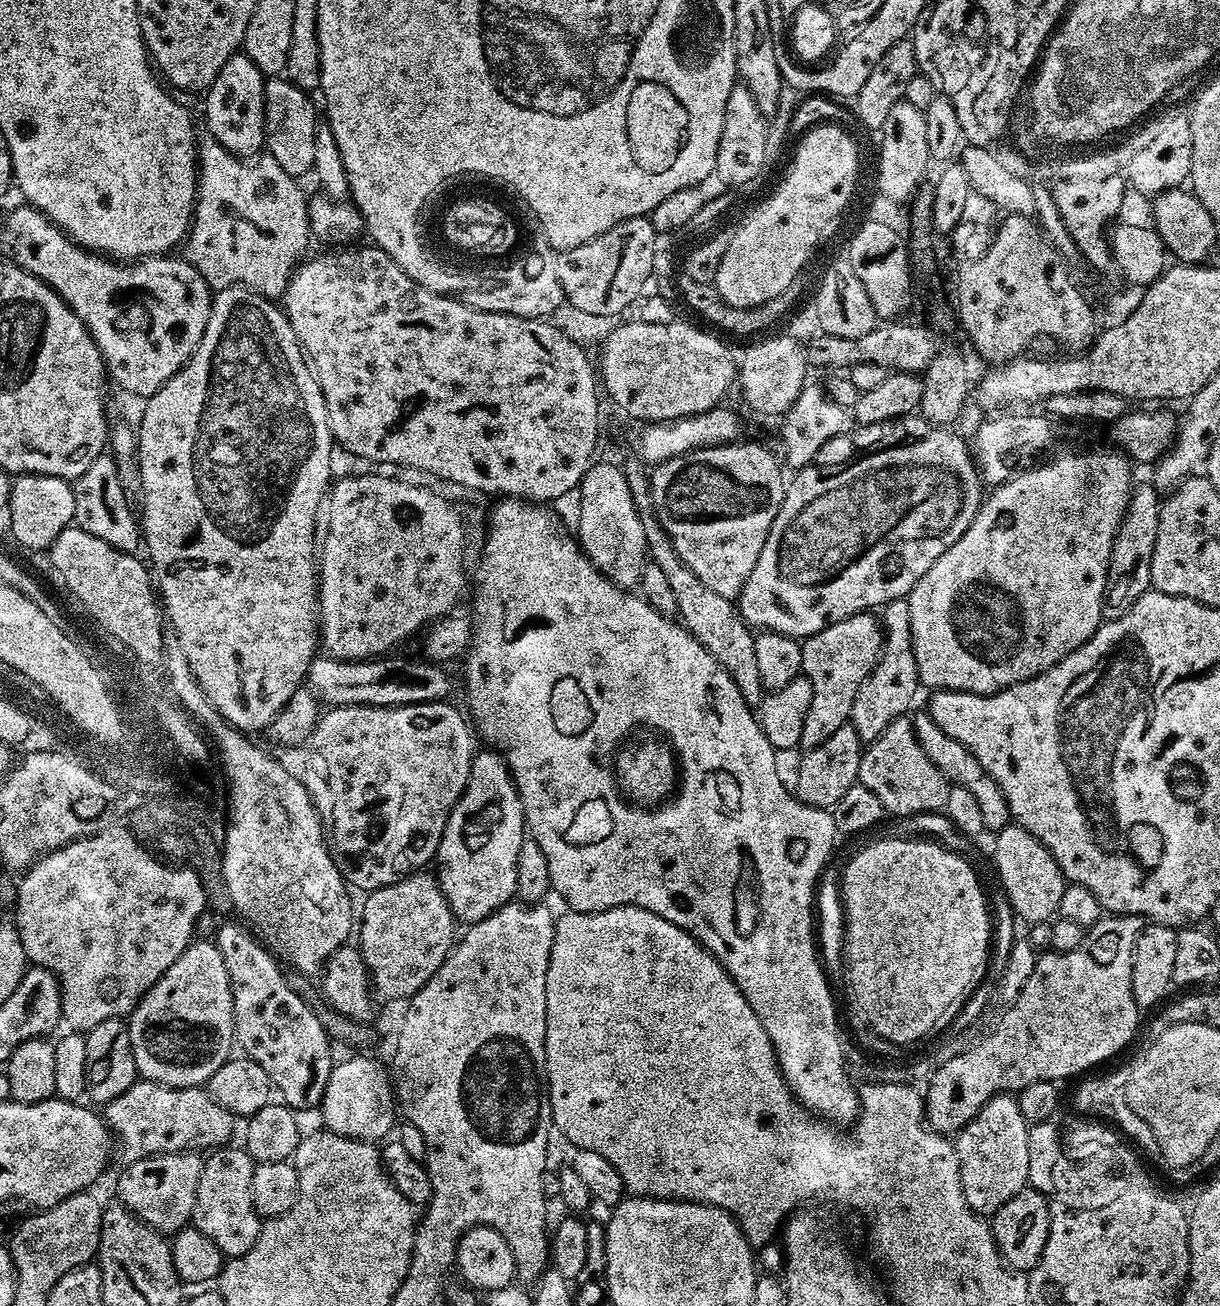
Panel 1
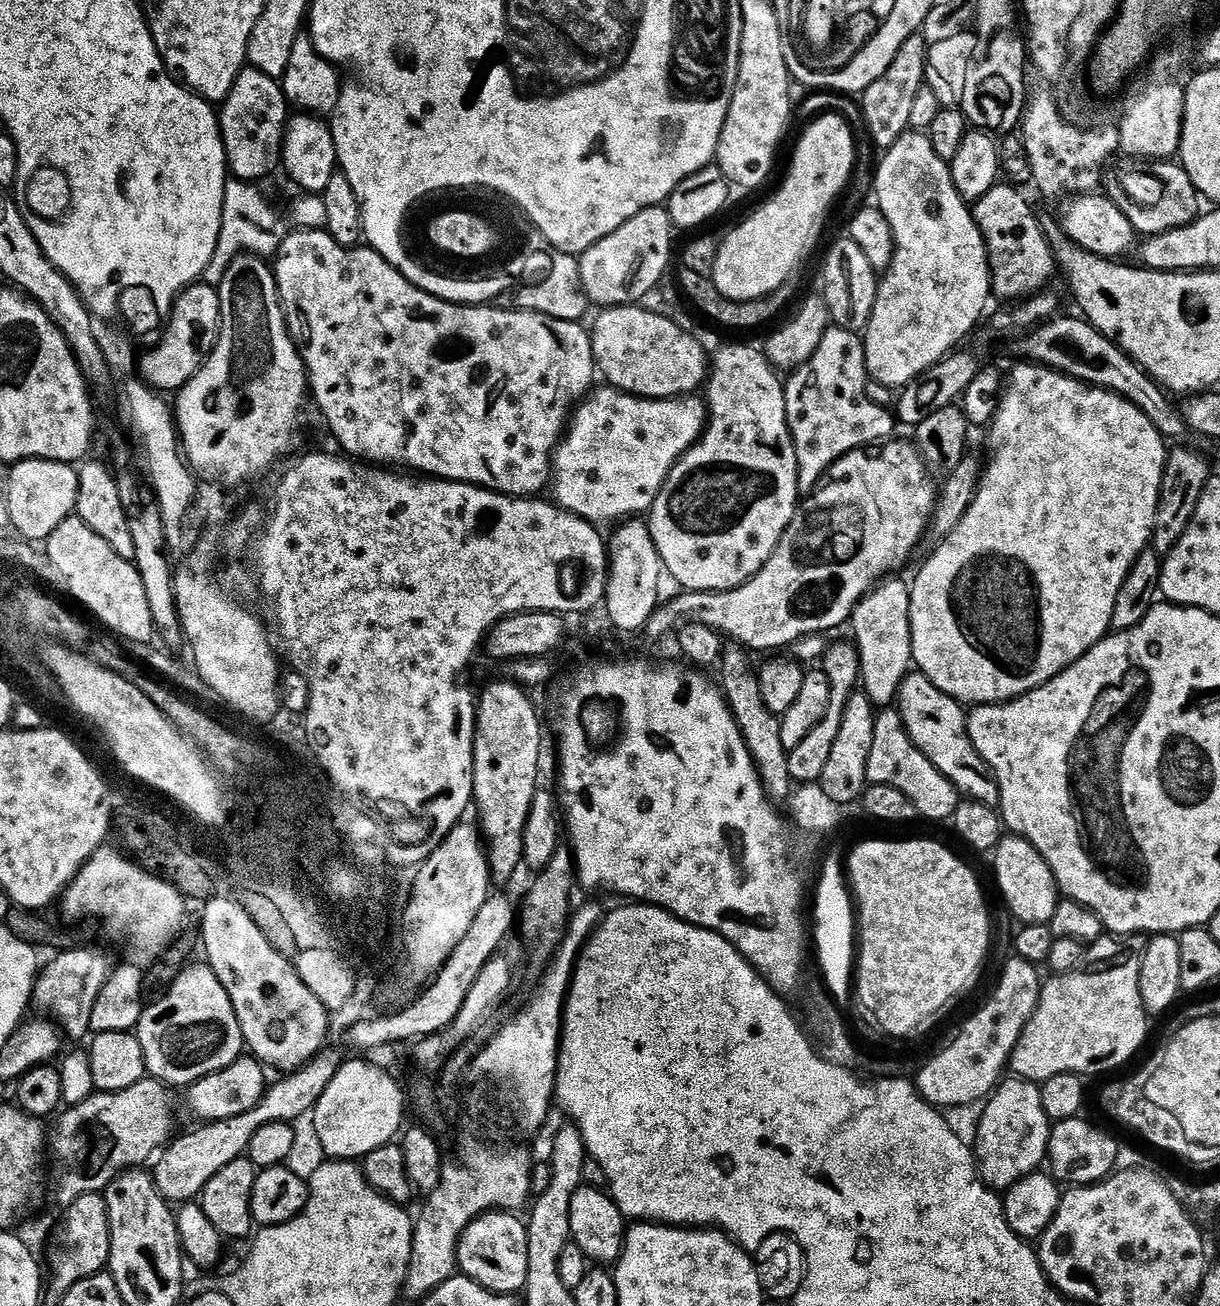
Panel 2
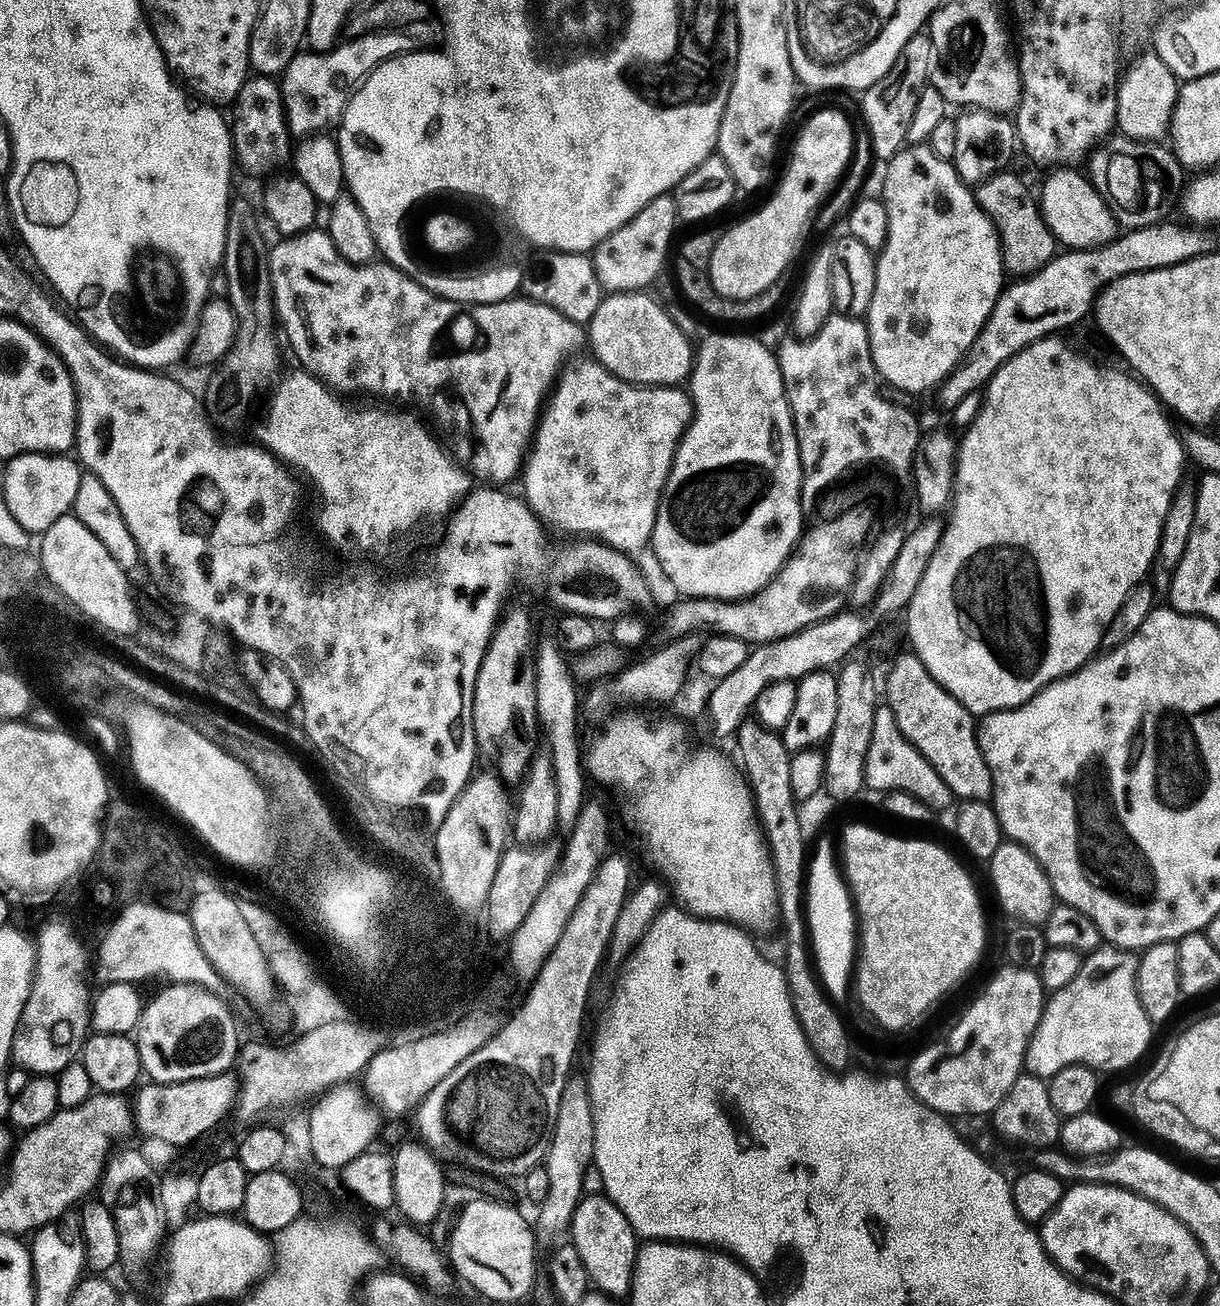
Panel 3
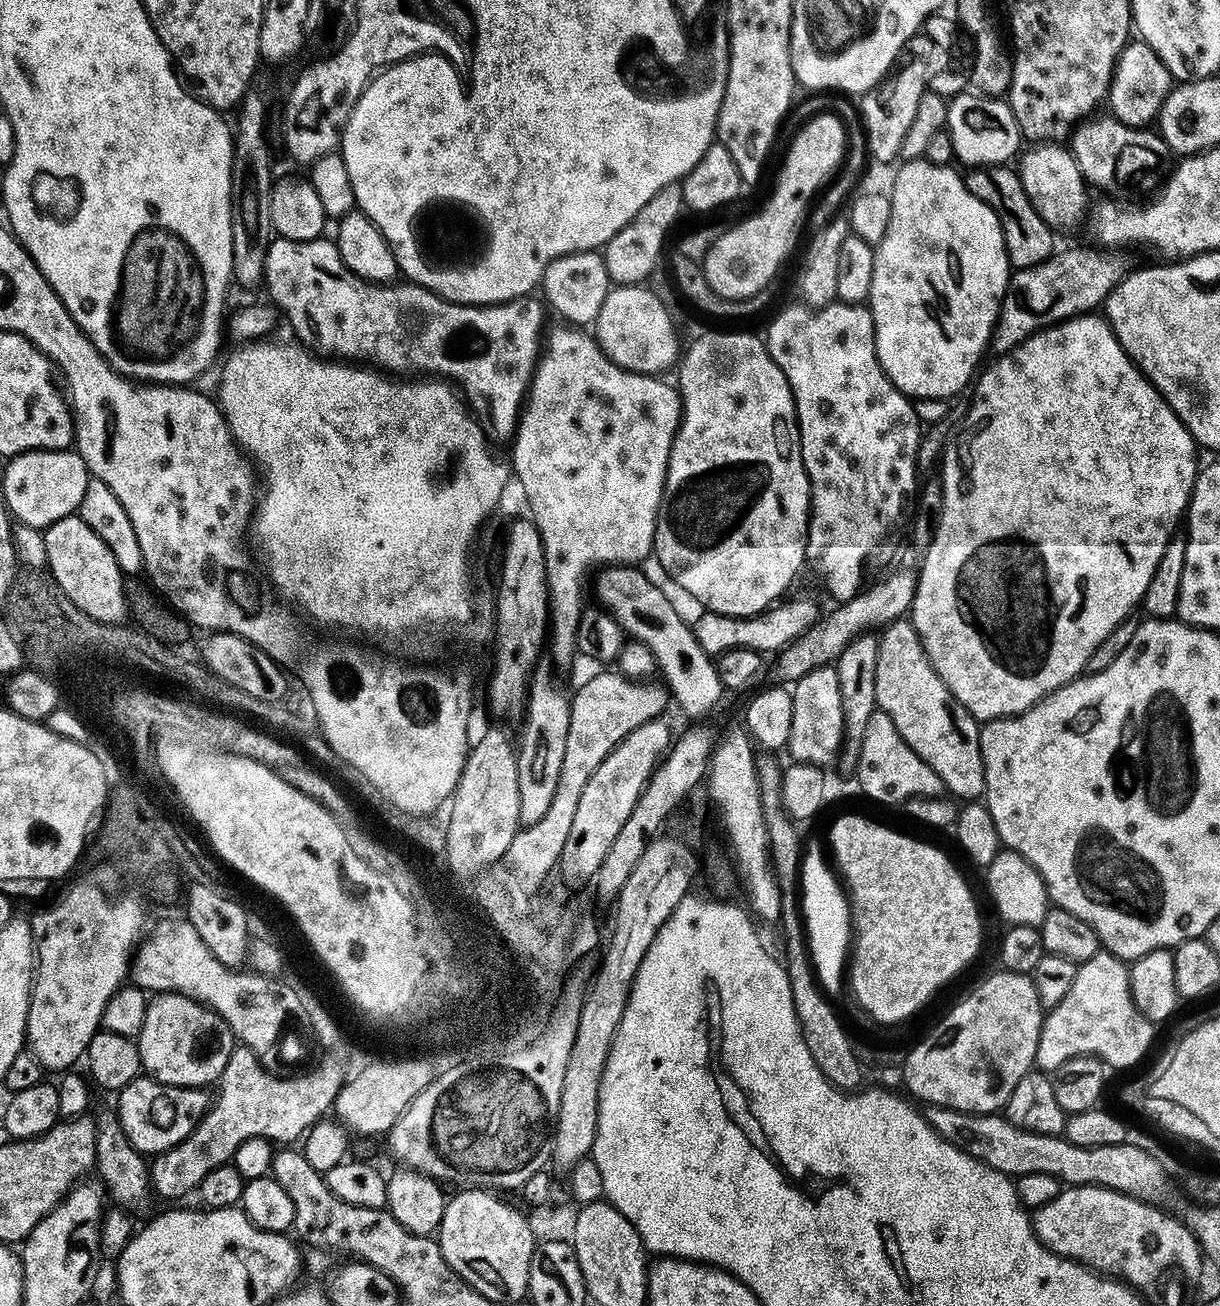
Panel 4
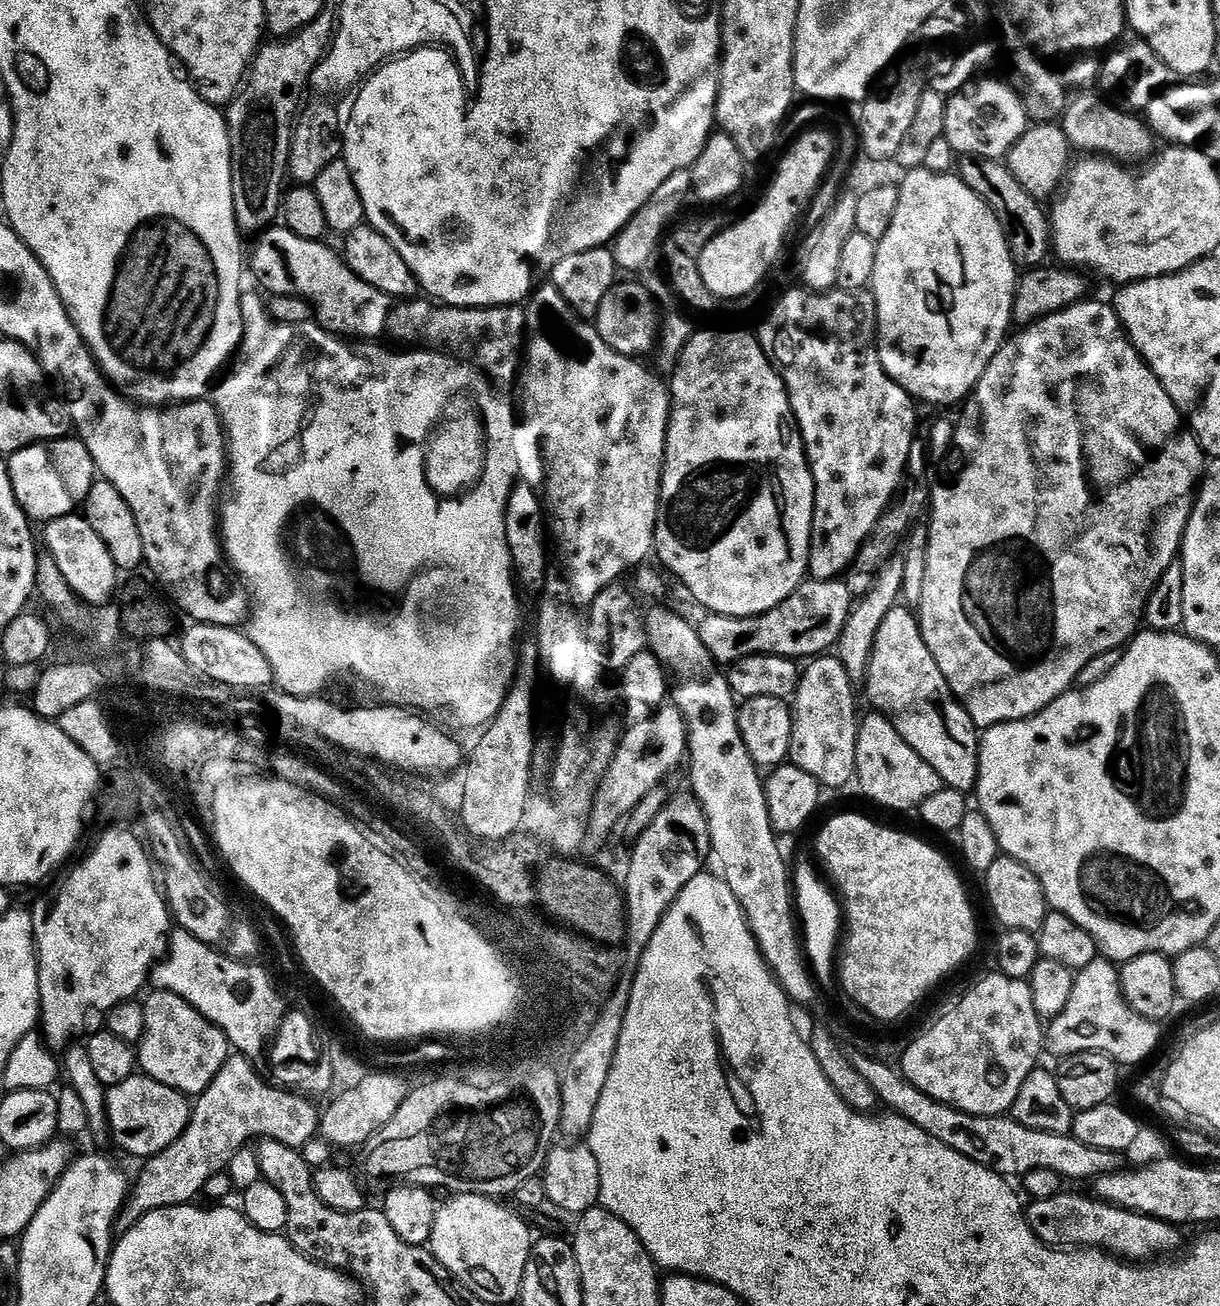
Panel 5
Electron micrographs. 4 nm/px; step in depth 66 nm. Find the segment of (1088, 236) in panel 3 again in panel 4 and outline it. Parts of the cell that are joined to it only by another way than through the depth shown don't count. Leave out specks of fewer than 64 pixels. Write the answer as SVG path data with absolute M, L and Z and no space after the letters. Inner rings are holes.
M1036 142L1018 160L1020 181L1026 190L1026 198L1038 210L1042 222L1060 232L1072 232L1083 225L1090 215L1086 177L1078 166L1071 147L1060 142ZM1028 152L1028 153L1027 153ZM1020 164L1020 165L1019 165ZM1060 231L1060 232L1059 232Z

